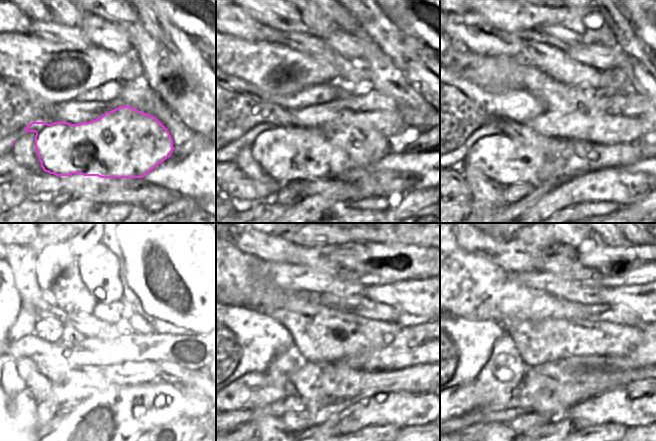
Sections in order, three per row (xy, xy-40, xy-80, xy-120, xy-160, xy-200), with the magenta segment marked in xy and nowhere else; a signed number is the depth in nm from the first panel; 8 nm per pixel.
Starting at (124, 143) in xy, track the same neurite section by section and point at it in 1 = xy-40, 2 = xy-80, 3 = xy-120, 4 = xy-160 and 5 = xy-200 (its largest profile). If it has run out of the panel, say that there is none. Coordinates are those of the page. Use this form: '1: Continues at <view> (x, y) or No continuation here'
1: Continues at xy-40 (286, 154)
2: Continues at xy-80 (508, 153)
3: Continues at xy-120 (52, 382)
4: Continues at xy-160 (276, 382)
5: Continues at xy-200 (501, 379)

